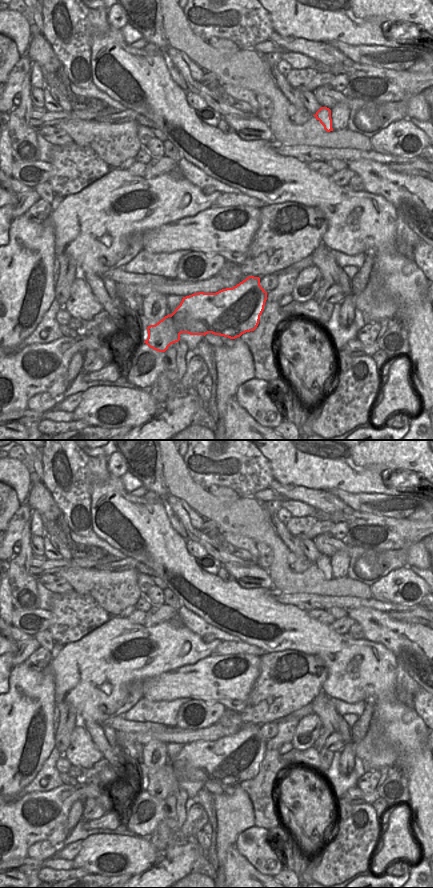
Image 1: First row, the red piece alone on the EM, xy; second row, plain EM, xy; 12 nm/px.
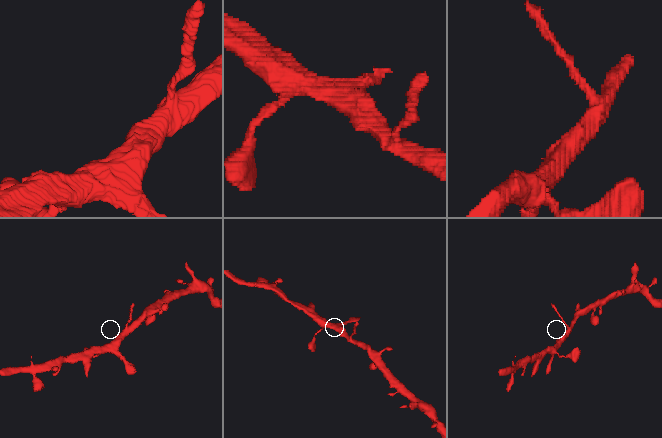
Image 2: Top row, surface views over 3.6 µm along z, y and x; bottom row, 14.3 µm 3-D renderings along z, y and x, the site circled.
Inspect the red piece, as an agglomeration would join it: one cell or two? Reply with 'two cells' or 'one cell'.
one cell

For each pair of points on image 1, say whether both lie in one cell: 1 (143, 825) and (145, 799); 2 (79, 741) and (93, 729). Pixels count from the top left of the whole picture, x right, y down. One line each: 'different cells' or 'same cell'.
1: same cell
2: different cells

